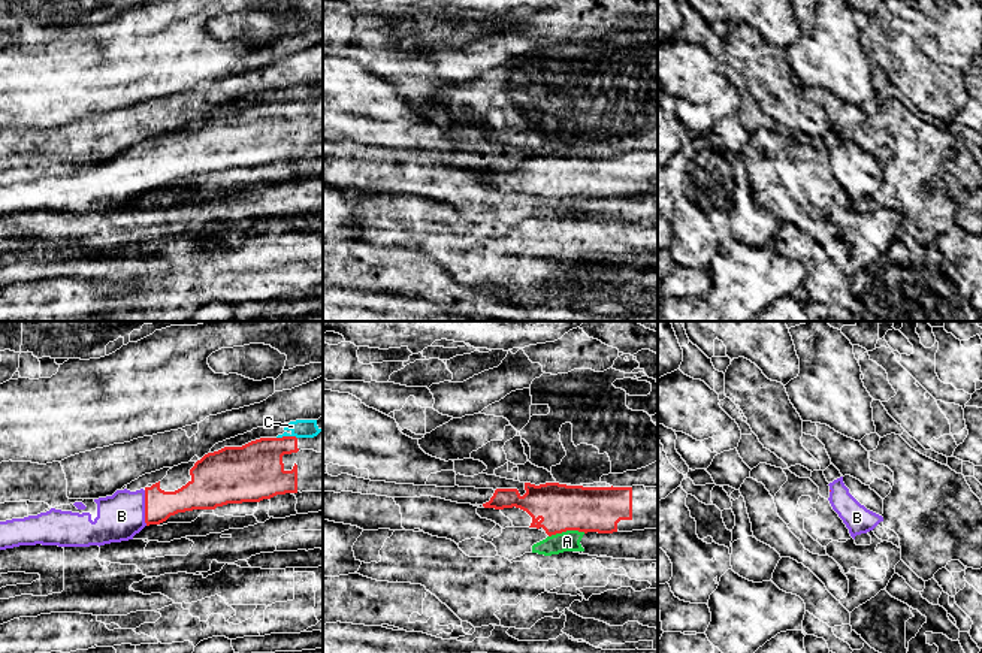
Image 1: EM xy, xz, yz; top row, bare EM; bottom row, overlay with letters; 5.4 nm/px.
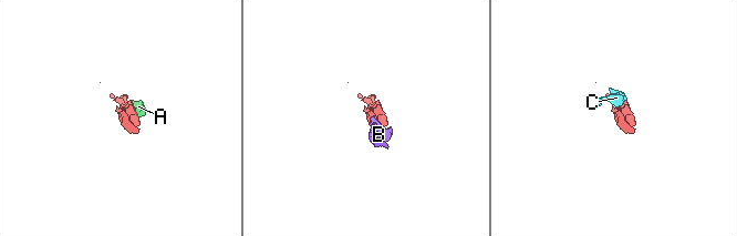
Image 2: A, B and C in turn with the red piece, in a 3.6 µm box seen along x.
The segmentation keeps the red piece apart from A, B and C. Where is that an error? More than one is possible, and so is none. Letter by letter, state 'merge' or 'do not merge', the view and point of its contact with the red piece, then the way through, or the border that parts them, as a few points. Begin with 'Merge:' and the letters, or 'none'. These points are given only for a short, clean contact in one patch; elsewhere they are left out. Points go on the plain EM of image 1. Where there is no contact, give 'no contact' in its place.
Merge: B
A: do not merge; contact xz (567, 195); border xz (585, 197), (562, 196), (549, 202)
B: merge; contact xy (145, 174); way xy (159, 171), (145, 174), (121, 181)
C: do not merge; contact xy (286, 102)

